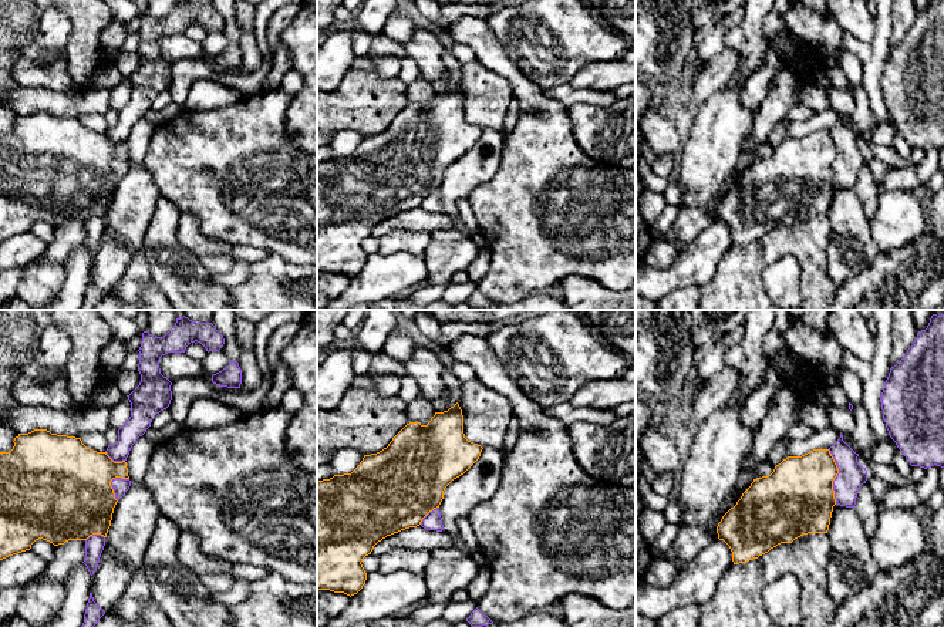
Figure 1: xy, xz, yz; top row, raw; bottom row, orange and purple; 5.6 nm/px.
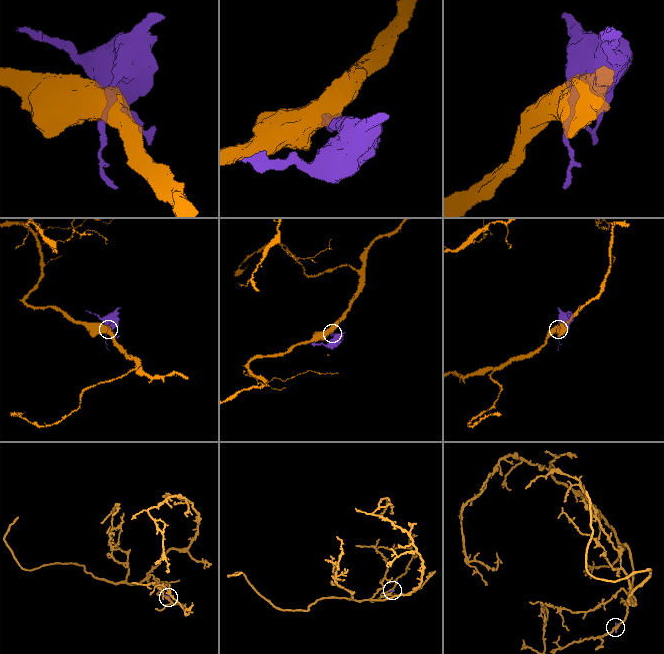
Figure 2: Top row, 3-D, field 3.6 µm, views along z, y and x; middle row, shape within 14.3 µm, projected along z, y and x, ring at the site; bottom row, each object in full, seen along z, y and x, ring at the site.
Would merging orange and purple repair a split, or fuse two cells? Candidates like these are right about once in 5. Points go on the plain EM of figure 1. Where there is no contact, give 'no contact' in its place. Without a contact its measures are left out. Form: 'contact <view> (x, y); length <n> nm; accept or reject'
contact yz (836, 157); length 300 nm; reject

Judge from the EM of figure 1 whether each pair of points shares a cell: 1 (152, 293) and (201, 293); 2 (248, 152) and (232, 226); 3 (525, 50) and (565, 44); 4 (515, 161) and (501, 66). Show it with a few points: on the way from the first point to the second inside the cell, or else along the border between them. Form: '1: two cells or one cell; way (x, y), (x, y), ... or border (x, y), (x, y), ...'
1: two cells; border (151, 279), (165, 295)
2: one cell; way (240, 171), (240, 195), (236, 201), (236, 208)
3: one cell; way (535, 40), (555, 40)
4: one cell; way (539, 137), (550, 111), (525, 87)

